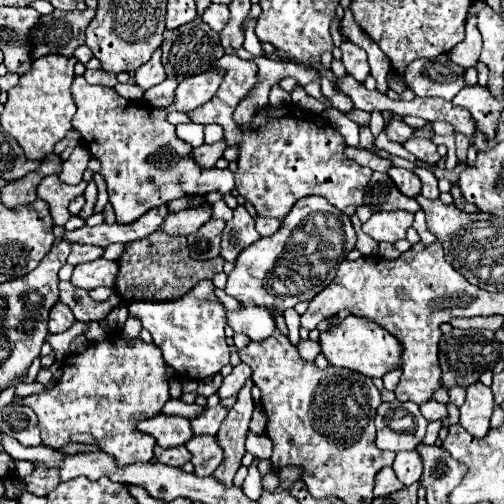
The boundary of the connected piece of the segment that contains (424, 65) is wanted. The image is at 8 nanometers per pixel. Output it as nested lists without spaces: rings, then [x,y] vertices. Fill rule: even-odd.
[[[441,54],[433,60],[419,58],[413,60],[407,66],[405,78],[399,74],[393,74],[397,80],[401,80],[409,90],[413,90],[417,96],[439,96],[445,100],[453,100],[453,96],[467,86],[465,82],[465,68],[453,64],[447,54]]]

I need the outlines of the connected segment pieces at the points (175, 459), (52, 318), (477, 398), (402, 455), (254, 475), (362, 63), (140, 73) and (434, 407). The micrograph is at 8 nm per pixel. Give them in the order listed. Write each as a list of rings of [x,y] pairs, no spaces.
[[[155,446],[155,458],[161,462],[161,464],[169,464],[169,466],[183,466],[185,462],[191,460],[191,454],[187,452],[185,446],[175,446],[175,448],[161,448],[161,446]]]
[[[57,302],[51,308],[51,312],[49,312],[49,324],[47,324],[47,328],[49,328],[49,332],[57,334],[57,332],[69,330],[73,326],[73,322],[75,322],[75,318],[73,318],[69,306],[65,306],[63,302]]]
[[[481,382],[471,384],[467,388],[465,404],[459,408],[461,418],[459,424],[473,436],[483,438],[489,432],[489,418],[493,412],[493,394],[491,388]]]
[[[411,450],[411,452],[397,452],[397,458],[393,462],[393,470],[395,470],[397,478],[405,486],[411,486],[415,482],[421,482],[423,460],[421,460],[419,452],[415,452],[415,450]]]
[[[255,458],[255,464],[249,466],[249,474],[247,474],[245,484],[243,484],[243,492],[251,500],[259,500],[259,496],[261,496],[261,474],[257,470],[257,462],[259,462],[259,458]]]
[[[343,42],[341,44],[341,52],[343,52],[343,64],[345,70],[357,80],[357,82],[365,82],[365,78],[369,76],[369,62],[367,62],[367,54],[363,48],[351,44],[351,42]]]
[[[157,50],[153,54],[153,58],[135,72],[135,84],[141,90],[149,90],[149,88],[161,84],[163,80],[165,80],[165,70],[161,66],[161,50]]]
[[[429,400],[425,404],[421,404],[421,412],[423,416],[429,420],[429,422],[435,422],[435,420],[443,420],[447,418],[447,406],[445,404],[439,404],[437,400]]]

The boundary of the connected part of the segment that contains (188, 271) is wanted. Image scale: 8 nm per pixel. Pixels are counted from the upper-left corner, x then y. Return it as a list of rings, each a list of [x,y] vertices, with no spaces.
[[[153,232],[145,240],[127,244],[125,254],[119,258],[119,274],[115,290],[123,300],[177,300],[201,280],[211,280],[223,270],[223,258],[197,262],[191,260],[185,236],[169,236],[165,232]]]

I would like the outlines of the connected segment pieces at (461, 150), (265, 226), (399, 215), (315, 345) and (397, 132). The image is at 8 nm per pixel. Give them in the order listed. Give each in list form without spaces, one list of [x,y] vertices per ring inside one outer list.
[[[455,134],[455,138],[457,138],[457,158],[461,164],[465,164],[467,162],[467,148],[471,142],[467,136],[461,136],[461,134]]]
[[[257,216],[257,220],[255,220],[255,228],[257,228],[257,232],[261,236],[275,234],[279,230],[279,226],[281,226],[281,220],[277,220],[277,218],[261,218],[261,216]]]
[[[377,212],[373,214],[365,224],[363,232],[369,234],[377,242],[391,242],[403,240],[407,230],[413,226],[413,214],[411,212]]]
[[[301,340],[297,348],[299,348],[299,354],[303,360],[315,360],[317,354],[321,352],[319,342],[313,342],[313,340]]]
[[[393,118],[393,120],[391,120],[391,124],[385,128],[385,132],[387,132],[389,140],[399,142],[399,144],[405,144],[405,140],[409,140],[409,138],[413,136],[413,132],[415,132],[415,130],[413,130],[409,124],[405,124],[403,120]]]

